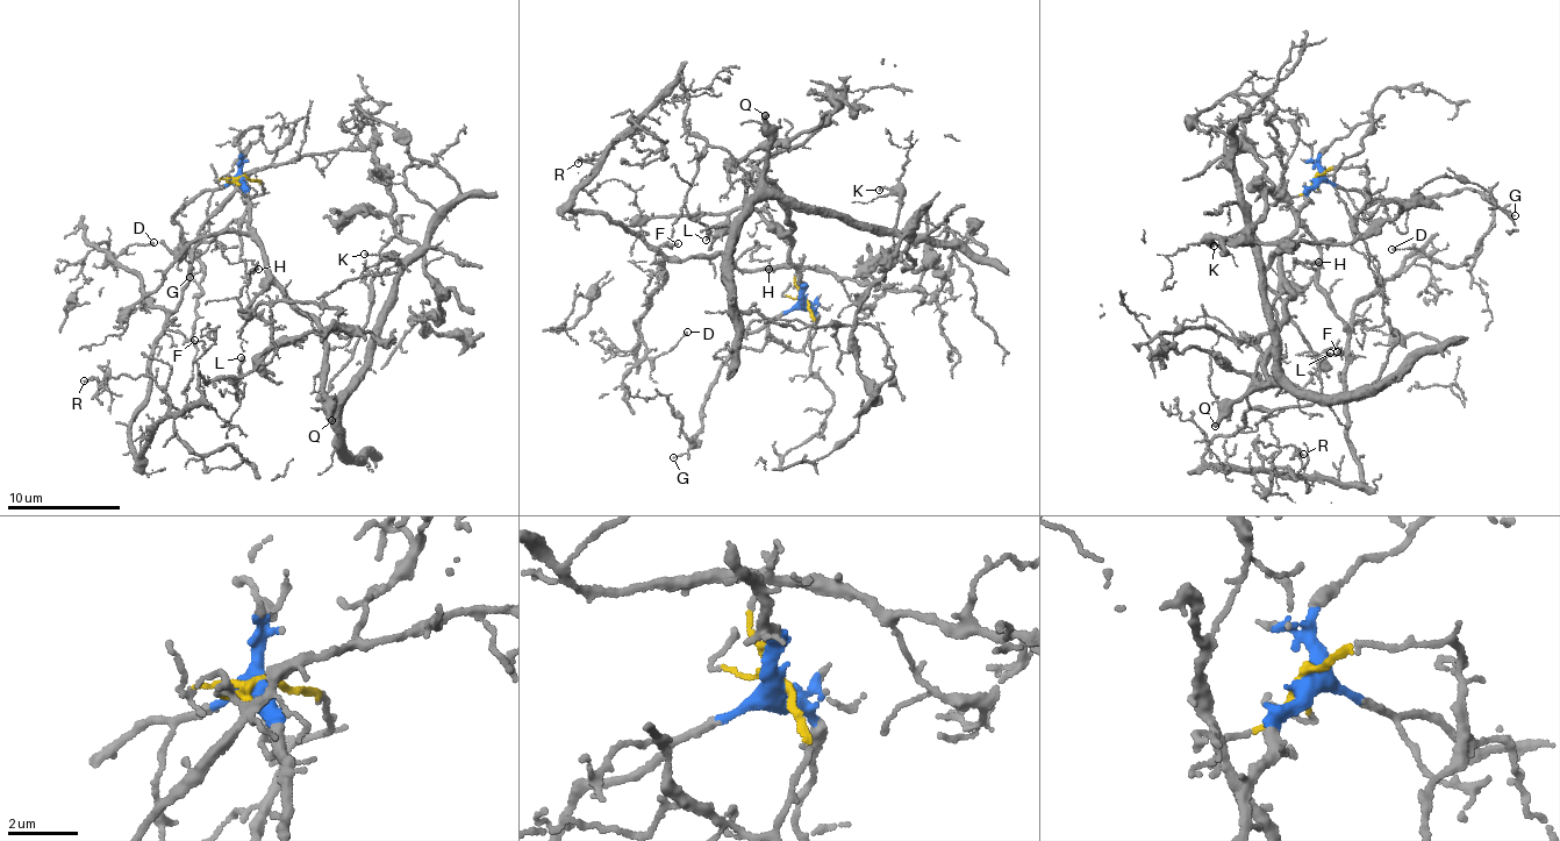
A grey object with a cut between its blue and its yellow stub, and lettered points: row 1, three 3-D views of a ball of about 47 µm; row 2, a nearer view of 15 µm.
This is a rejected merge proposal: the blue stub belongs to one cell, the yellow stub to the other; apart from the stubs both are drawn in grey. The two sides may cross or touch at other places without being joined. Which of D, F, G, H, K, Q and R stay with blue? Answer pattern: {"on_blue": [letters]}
{"on_blue": ["G", "K", "Q"]}

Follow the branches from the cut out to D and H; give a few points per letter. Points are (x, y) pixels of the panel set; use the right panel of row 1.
D: (1315, 177), (1289, 200), (1316, 247), (1317, 289), (1345, 328), (1355, 304), (1417, 259), (1437, 259), (1393, 248)
H: (1315, 177), (1289, 200), (1319, 259), (1294, 262), (1314, 268), (1309, 262), (1318, 262)

